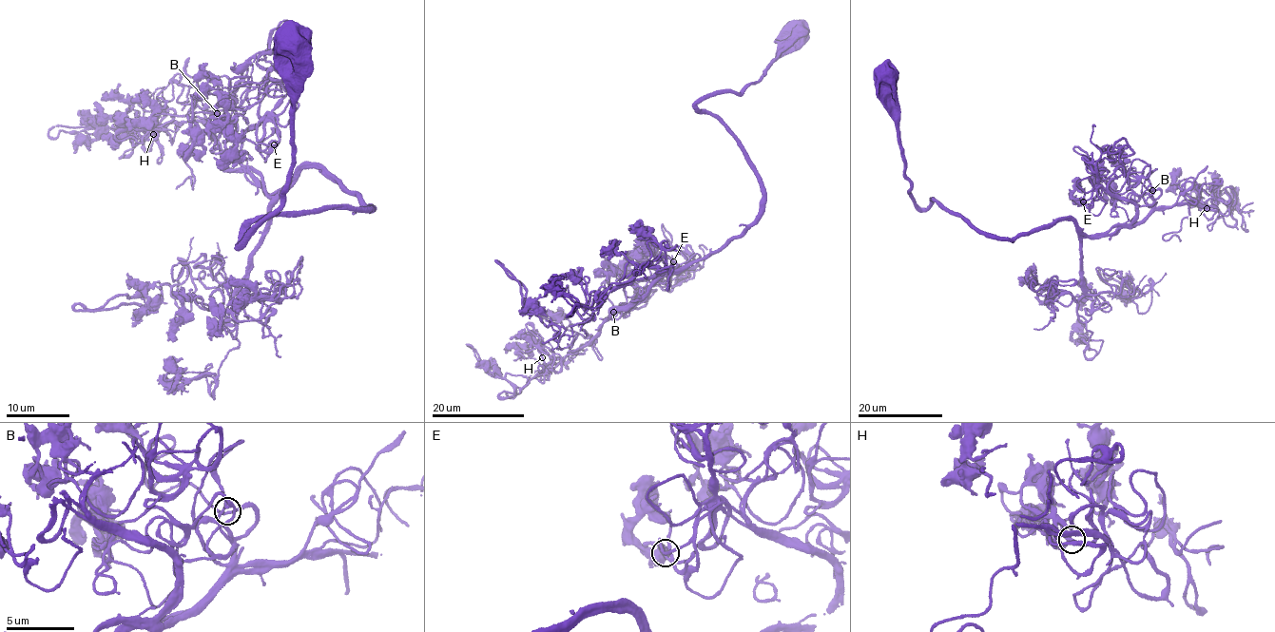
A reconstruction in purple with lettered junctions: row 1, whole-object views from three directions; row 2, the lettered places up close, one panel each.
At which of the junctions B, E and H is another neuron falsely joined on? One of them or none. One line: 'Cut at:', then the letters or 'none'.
Cut at: none

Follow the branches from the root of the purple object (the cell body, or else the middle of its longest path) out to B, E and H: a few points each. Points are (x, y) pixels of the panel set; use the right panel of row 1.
B: (887, 71), (920, 209), (936, 201), (1008, 239), (1068, 219), (1091, 237), (1137, 224), (1161, 193), (1152, 191)
E: (887, 71), (915, 206), (936, 201), (1008, 239), (1068, 219), (1112, 234), (1136, 214), (1101, 188), (1082, 201)
H: (887, 71), (920, 209), (936, 201), (1008, 239), (1068, 219), (1091, 237), (1163, 208), (1206, 208)

